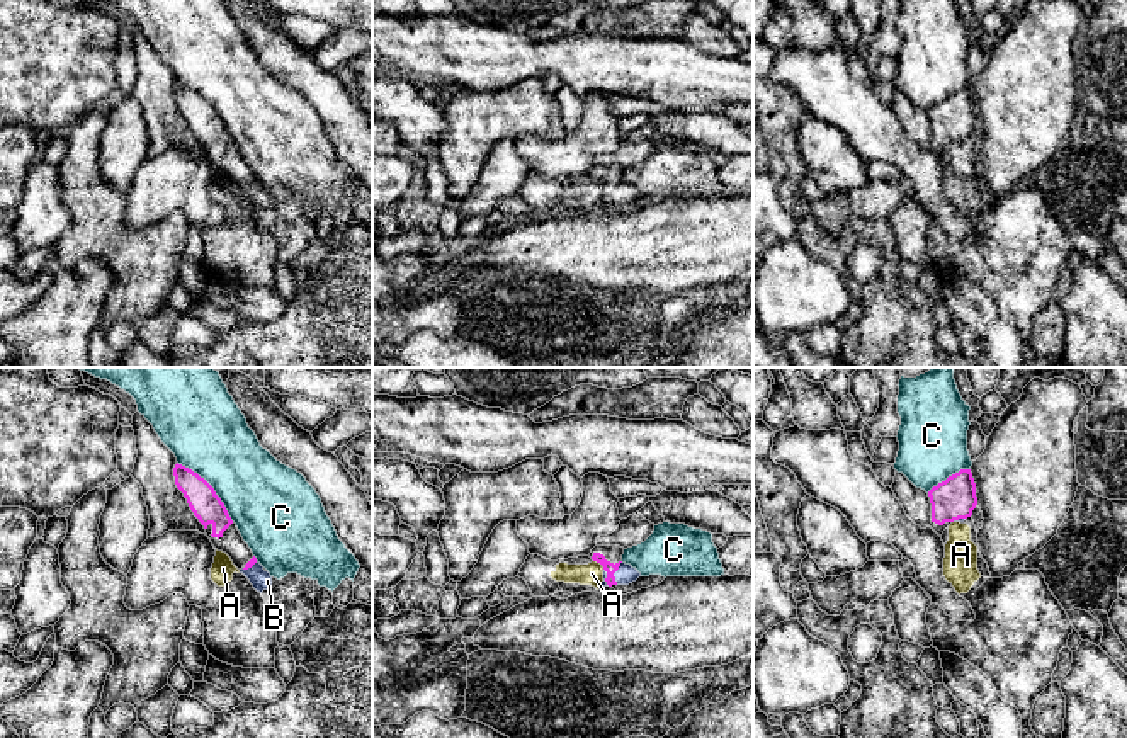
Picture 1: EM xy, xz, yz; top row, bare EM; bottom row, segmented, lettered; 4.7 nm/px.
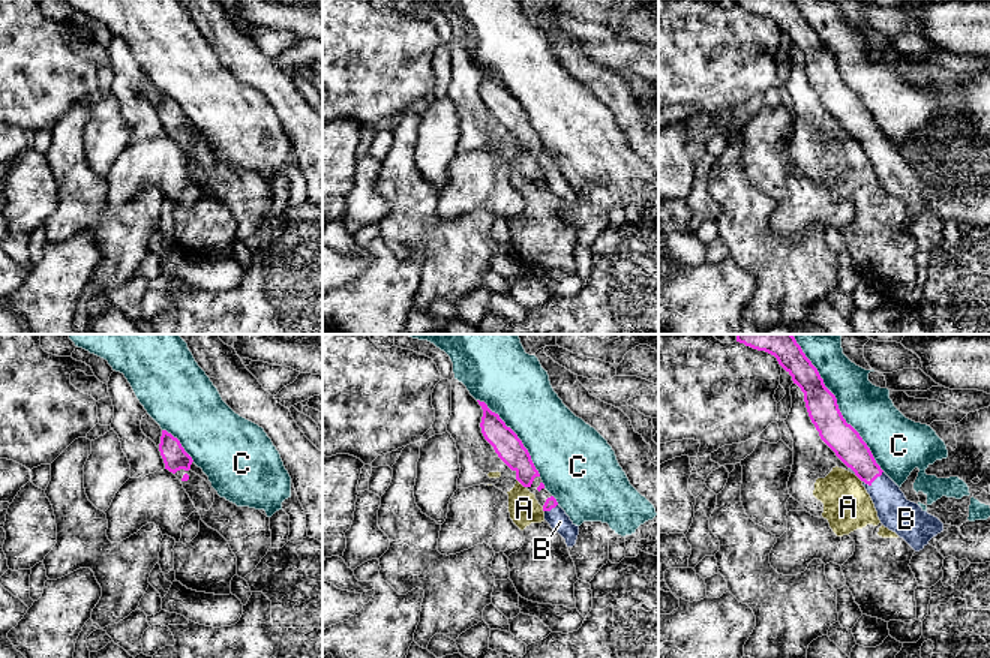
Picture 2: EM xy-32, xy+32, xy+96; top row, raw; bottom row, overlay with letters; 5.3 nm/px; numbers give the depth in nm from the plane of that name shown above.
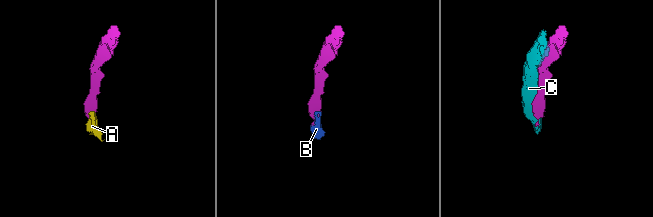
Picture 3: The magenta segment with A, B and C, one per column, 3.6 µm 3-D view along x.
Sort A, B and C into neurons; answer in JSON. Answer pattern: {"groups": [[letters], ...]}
{"groups": [["A"], ["B"], ["C"]]}

